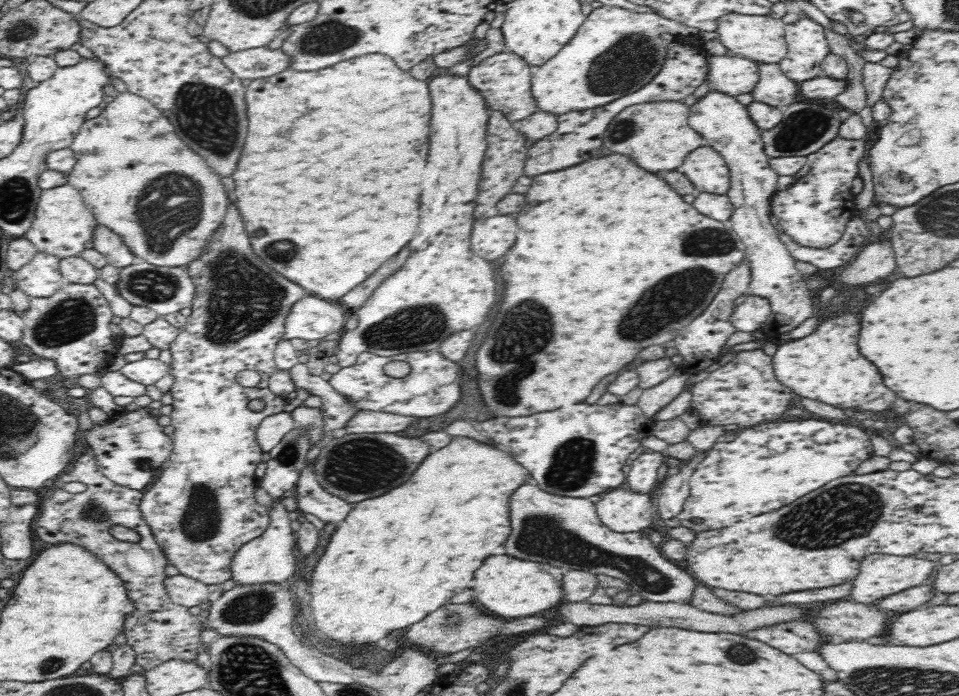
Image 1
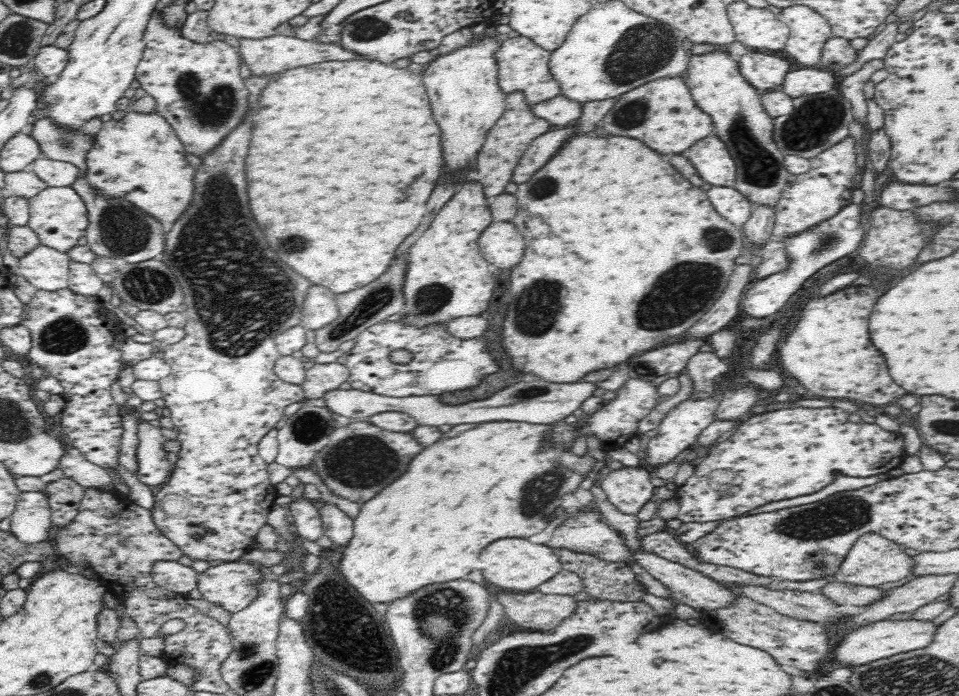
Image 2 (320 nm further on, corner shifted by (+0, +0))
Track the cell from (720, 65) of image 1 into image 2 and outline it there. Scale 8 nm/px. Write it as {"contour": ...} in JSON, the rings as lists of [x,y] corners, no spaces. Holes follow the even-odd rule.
{"contour":[[[750,51],[737,58],[742,76],[762,91],[773,89],[783,84],[785,76],[790,72],[790,64],[786,59],[766,52]]]}

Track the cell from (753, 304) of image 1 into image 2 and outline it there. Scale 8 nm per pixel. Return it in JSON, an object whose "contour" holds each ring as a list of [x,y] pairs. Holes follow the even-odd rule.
{"contour":[[[850,203],[848,206],[842,207],[842,210],[839,210],[838,214],[834,214],[832,218],[826,218],[826,220],[818,222],[816,226],[810,226],[808,230],[802,230],[798,234],[784,236],[782,242],[784,242],[788,266],[786,266],[786,270],[780,270],[762,280],[757,280],[752,284],[752,288],[746,290],[741,298],[741,305],[746,314],[750,314],[754,318],[766,318],[766,316],[776,314],[778,310],[782,310],[782,306],[786,306],[790,296],[796,294],[802,288],[802,284],[810,276],[816,274],[820,268],[859,250],[865,237],[864,227],[860,220],[862,220],[860,205]]]}

